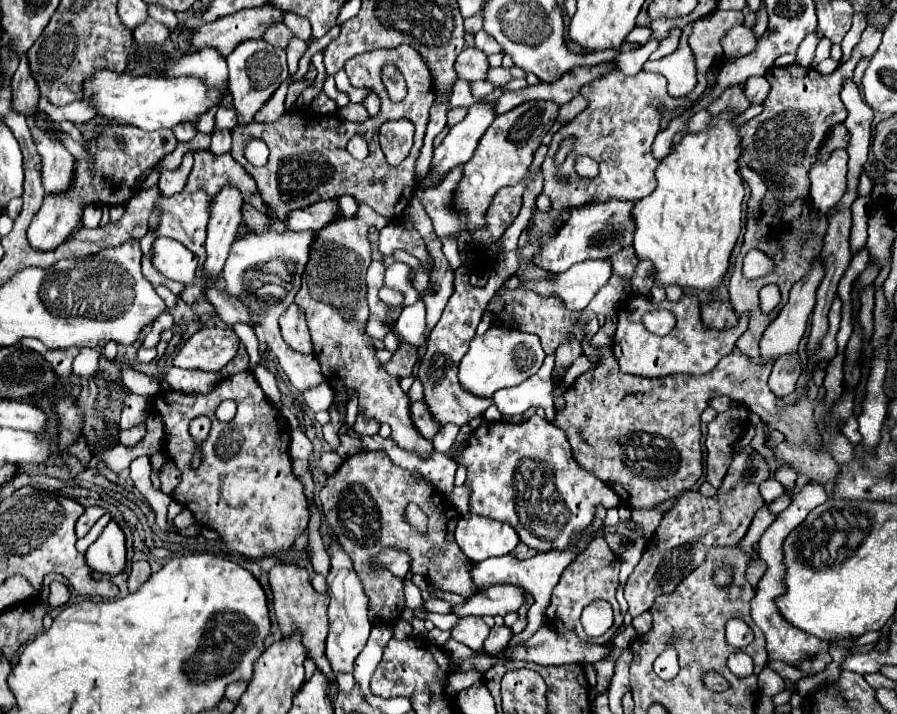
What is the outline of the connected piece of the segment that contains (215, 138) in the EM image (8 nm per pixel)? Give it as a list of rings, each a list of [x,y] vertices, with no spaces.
[[[218,130],[212,134],[212,144],[210,144],[212,154],[224,154],[230,152],[230,148],[232,148],[232,138],[228,130]]]

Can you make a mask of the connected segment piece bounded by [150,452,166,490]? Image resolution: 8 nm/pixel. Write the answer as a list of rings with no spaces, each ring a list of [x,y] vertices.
[[[158,452],[158,454],[154,454],[150,458],[151,466],[152,466],[152,473],[151,473],[151,481],[154,488],[157,490],[160,489],[160,479],[159,479],[159,472],[162,468],[162,464],[166,462],[166,454],[164,452]]]

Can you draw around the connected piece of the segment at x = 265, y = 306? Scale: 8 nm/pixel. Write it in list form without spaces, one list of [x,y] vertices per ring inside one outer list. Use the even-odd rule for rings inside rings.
[[[284,230],[284,232],[268,232],[262,236],[250,234],[250,236],[238,238],[232,244],[226,268],[222,270],[228,282],[230,294],[244,294],[244,298],[248,298],[248,306],[256,306],[256,310],[264,310],[264,318],[260,318],[260,322],[252,326],[252,330],[258,336],[258,340],[264,342],[268,350],[278,358],[280,368],[290,378],[292,386],[296,386],[298,390],[308,390],[318,386],[320,382],[324,382],[324,376],[320,374],[320,366],[316,366],[316,358],[312,354],[296,352],[282,340],[278,318],[294,302],[294,296],[300,290],[300,278],[308,264],[310,246],[314,238],[316,238],[314,230],[304,230],[304,232]],[[270,282],[278,284],[278,288],[282,290],[274,290],[274,294],[268,290],[260,290]],[[298,362],[300,362],[300,368],[298,368]]]

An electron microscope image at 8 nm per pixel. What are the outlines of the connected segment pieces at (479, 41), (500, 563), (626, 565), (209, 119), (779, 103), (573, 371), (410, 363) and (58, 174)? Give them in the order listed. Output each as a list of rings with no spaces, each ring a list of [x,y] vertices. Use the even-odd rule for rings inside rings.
[[[484,30],[476,32],[476,34],[474,34],[474,40],[476,40],[476,48],[482,50],[484,54],[496,54],[496,52],[502,52],[502,50],[500,50],[500,44],[498,44],[490,34],[486,34]]]
[[[584,532],[582,538],[576,544],[572,544],[568,550],[564,550],[564,552],[544,552],[544,554],[536,554],[534,558],[528,558],[528,560],[518,560],[514,556],[498,556],[498,558],[488,558],[484,562],[476,562],[474,564],[474,568],[472,568],[472,580],[478,586],[478,590],[484,590],[484,588],[494,586],[494,584],[514,584],[514,586],[520,586],[520,588],[528,590],[534,596],[536,602],[528,610],[528,626],[526,626],[526,630],[520,636],[514,636],[514,642],[516,642],[516,638],[528,638],[528,634],[532,634],[532,630],[536,630],[536,626],[540,626],[540,622],[544,622],[544,610],[548,608],[548,598],[550,598],[556,582],[560,580],[562,570],[586,546],[588,546],[588,538],[586,538],[586,532]]]
[[[639,539],[630,542],[626,550],[620,555],[619,586],[616,593],[616,599],[619,602],[623,615],[628,611],[628,604],[624,598],[624,587],[629,575],[633,572],[645,550],[645,539]]]
[[[210,110],[208,114],[204,114],[204,118],[198,120],[198,124],[196,124],[196,132],[202,132],[202,134],[214,132],[214,112],[216,112],[216,110]]]
[[[866,28],[862,32],[860,44],[852,50],[852,56],[846,64],[836,68],[832,74],[818,74],[810,66],[784,66],[770,68],[766,78],[772,84],[768,98],[764,100],[764,112],[748,120],[742,128],[742,162],[772,182],[780,182],[780,188],[774,192],[778,202],[792,204],[794,200],[808,198],[810,178],[808,172],[812,164],[818,162],[818,154],[828,130],[846,118],[844,104],[840,100],[840,90],[844,80],[852,78],[856,64],[862,58],[874,56],[880,44],[880,32]],[[766,172],[766,174],[764,174]],[[784,172],[784,174],[776,174]]]
[[[584,354],[582,356],[578,356],[576,358],[576,362],[568,368],[566,374],[564,375],[562,388],[569,387],[572,382],[574,382],[574,378],[578,378],[580,374],[584,374],[584,372],[588,372],[588,370],[592,370],[592,366],[594,366],[596,362],[592,362],[592,358],[586,358]]]
[[[402,346],[388,364],[384,364],[384,368],[392,374],[392,376],[398,376],[398,378],[404,378],[404,376],[410,376],[412,374],[412,368],[418,360],[418,354],[416,354],[416,348],[406,348]]]
[[[38,112],[36,118],[28,120],[30,132],[34,136],[36,148],[42,156],[42,184],[48,194],[64,192],[66,186],[72,186],[72,170],[74,170],[74,156],[58,142],[52,140],[50,134],[44,134],[40,126],[42,114]]]

